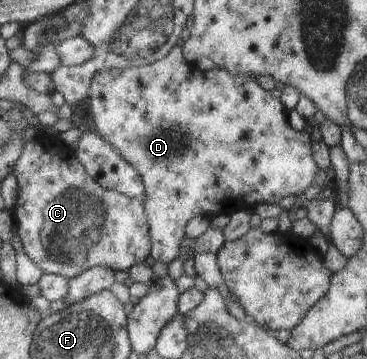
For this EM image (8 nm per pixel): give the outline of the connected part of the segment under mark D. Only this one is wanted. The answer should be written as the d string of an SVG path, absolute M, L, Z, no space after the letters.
M176 45L175 48L172 49L171 52L168 53L163 59L157 60L153 63L144 65L144 66L131 66L128 68L123 69L115 69L109 68L100 71L93 80L92 83L92 95L91 95L91 112L92 116L94 117L94 121L97 127L98 132L101 136L103 136L107 142L109 142L136 170L137 173L141 176L142 182L144 183L145 188L145 201L143 202L144 208L146 209L146 213L148 216L149 225L151 225L151 240L152 240L152 249L151 249L151 256L155 261L163 261L163 263L171 263L173 259L177 259L180 255L180 243L185 238L186 233L185 226L186 223L193 219L196 215L201 214L205 217L214 217L220 216L223 214L228 214L229 216L236 211L246 209L246 210L254 210L259 203L275 203L278 202L283 197L289 197L289 195L293 195L293 197L298 198L307 187L311 187L314 185L314 181L316 180L316 175L318 174L318 167L315 163L315 160L312 156L312 143L313 143L313 136L308 134L304 129L303 130L296 130L288 120L288 112L286 107L281 103L279 98L273 98L271 96L271 92L267 91L266 89L262 89L260 83L256 80L257 77L255 76L242 76L242 75L233 75L230 74L228 71L225 71L223 68L213 68L209 71L201 71L196 67L196 64L190 64L186 62L184 58L182 47Z

